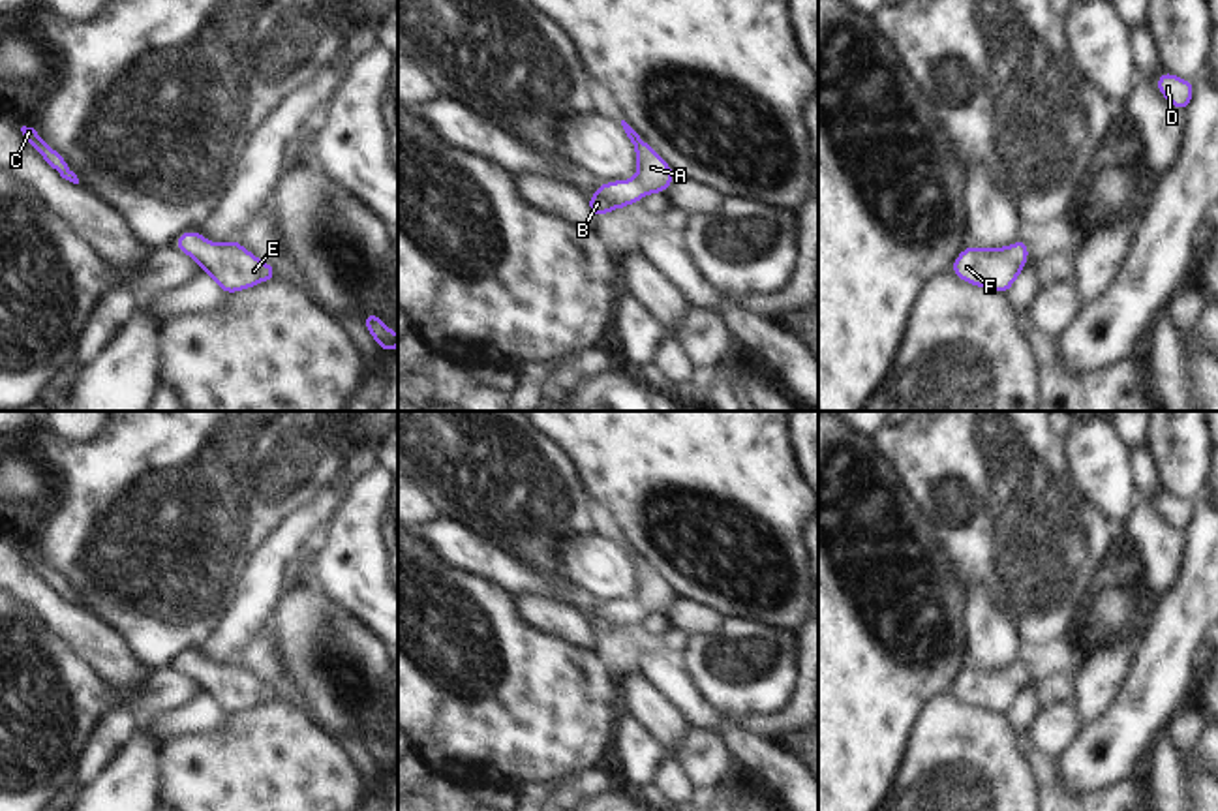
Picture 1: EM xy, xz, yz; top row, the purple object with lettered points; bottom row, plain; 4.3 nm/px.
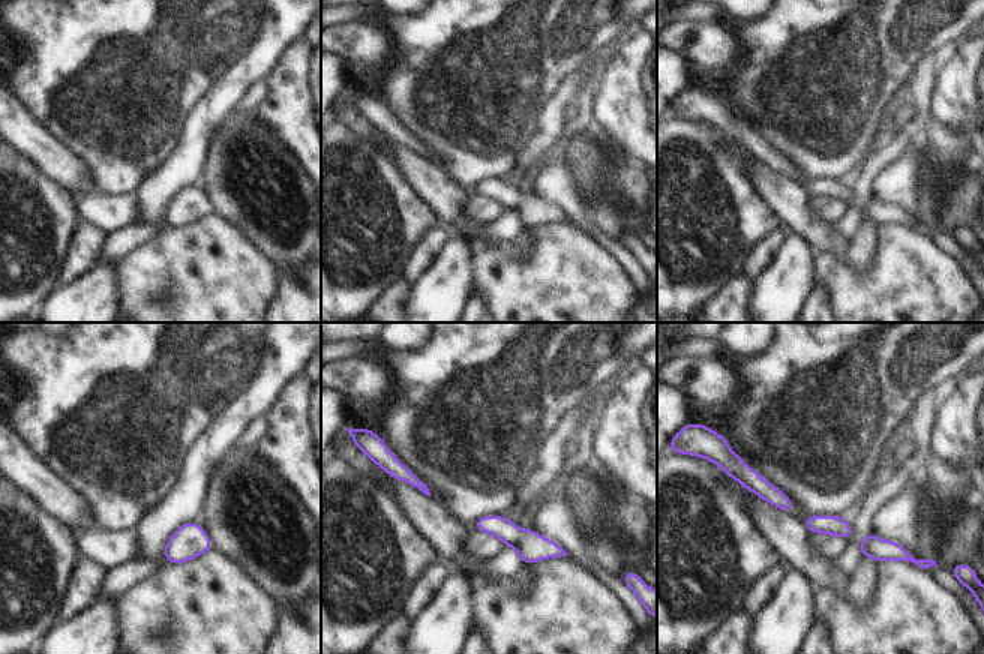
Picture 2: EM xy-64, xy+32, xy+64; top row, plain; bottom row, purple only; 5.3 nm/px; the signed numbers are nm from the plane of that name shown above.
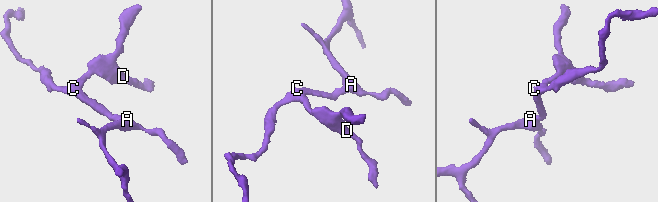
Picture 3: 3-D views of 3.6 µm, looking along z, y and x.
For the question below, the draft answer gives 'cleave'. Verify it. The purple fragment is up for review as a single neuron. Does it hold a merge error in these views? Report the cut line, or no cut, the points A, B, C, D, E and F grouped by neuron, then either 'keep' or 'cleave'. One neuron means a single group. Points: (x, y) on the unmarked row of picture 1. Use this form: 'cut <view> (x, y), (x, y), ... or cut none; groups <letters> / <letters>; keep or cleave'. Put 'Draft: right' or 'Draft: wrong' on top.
Draft: wrong
cut none; groups A B C D E F; keep

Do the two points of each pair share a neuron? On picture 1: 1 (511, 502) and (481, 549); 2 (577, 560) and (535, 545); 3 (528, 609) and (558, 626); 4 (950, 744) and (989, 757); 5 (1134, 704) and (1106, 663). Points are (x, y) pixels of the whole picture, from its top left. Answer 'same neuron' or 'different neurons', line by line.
1: different neurons
2: different neurons
3: same neuron
4: same neuron
5: different neurons

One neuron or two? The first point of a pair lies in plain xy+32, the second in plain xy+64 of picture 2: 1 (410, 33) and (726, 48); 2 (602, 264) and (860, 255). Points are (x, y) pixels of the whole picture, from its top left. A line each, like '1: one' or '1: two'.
1: two
2: two

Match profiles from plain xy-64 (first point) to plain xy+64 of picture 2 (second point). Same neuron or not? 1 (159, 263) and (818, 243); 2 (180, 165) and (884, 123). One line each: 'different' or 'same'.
1: different
2: same

